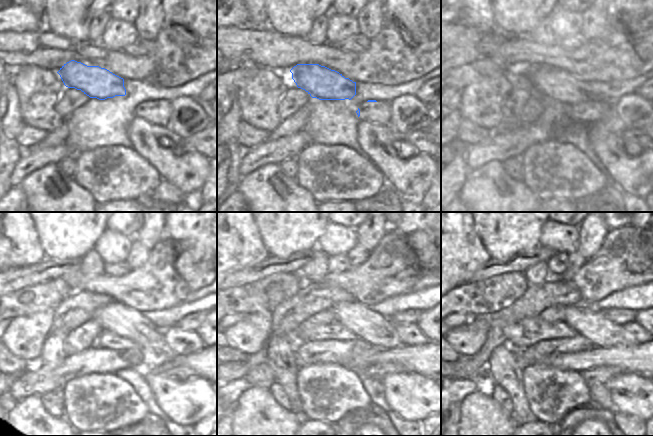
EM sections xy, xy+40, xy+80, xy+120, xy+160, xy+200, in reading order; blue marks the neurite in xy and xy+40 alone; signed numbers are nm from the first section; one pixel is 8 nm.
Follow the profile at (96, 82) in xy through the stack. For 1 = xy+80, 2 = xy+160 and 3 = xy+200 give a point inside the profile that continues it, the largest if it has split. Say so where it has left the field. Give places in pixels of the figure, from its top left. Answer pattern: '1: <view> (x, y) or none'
1: xy+80 (564, 94)
2: xy+160 (378, 331)
3: xy+200 (587, 321)

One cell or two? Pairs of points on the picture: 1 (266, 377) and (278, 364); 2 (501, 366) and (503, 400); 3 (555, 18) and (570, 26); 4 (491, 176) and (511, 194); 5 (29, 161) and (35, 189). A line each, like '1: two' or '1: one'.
1: two
2: two
3: one
4: one
5: two

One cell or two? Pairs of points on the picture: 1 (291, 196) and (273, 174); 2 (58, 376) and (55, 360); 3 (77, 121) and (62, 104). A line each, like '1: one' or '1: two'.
1: one
2: two
3: two

